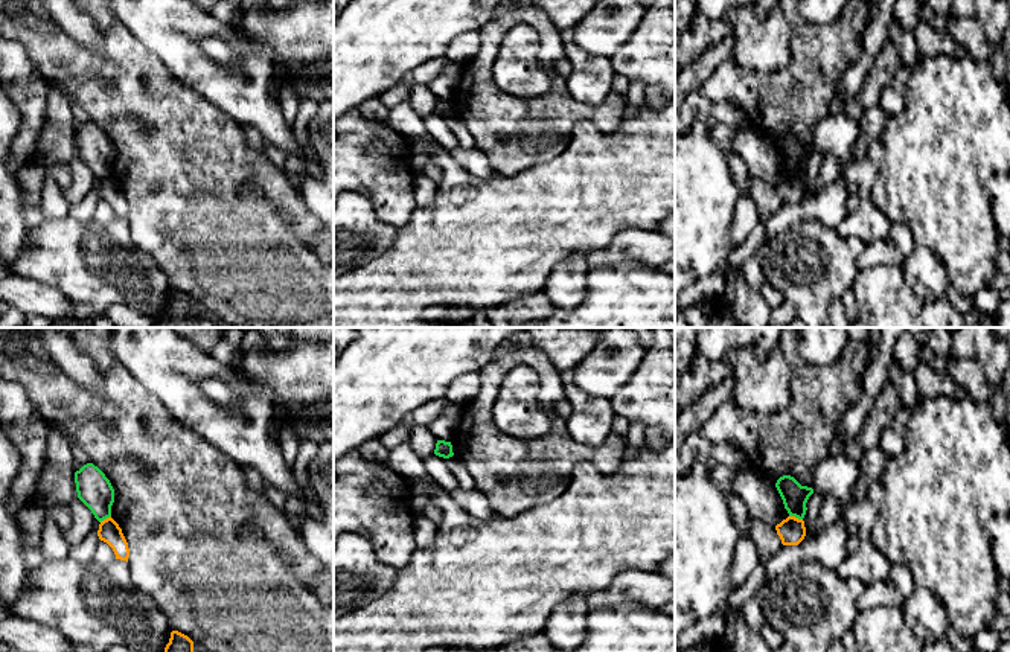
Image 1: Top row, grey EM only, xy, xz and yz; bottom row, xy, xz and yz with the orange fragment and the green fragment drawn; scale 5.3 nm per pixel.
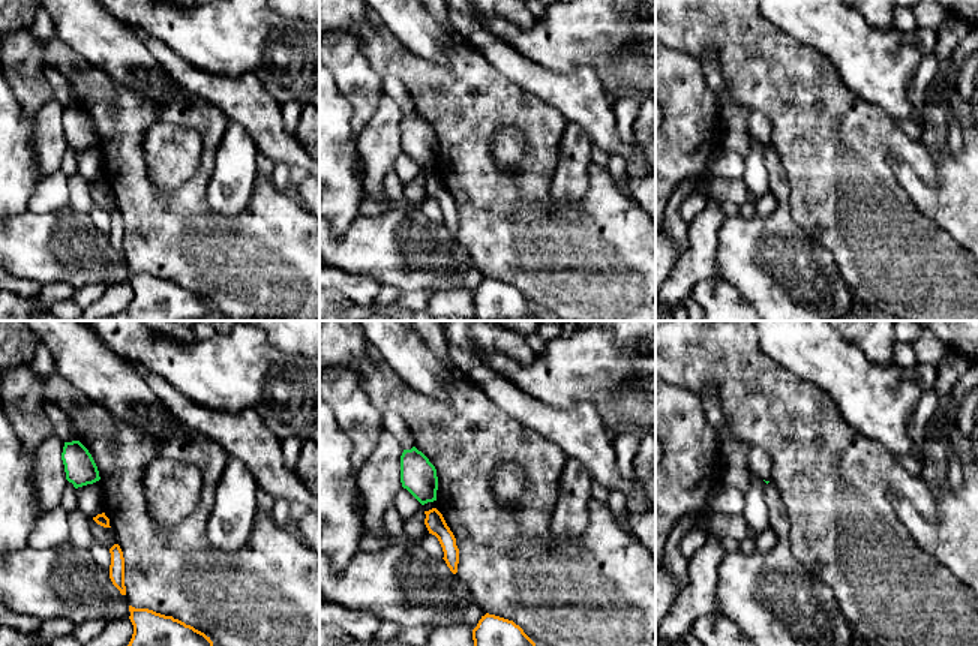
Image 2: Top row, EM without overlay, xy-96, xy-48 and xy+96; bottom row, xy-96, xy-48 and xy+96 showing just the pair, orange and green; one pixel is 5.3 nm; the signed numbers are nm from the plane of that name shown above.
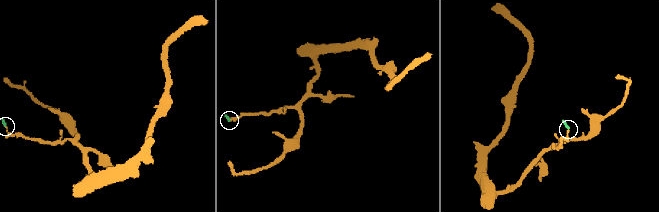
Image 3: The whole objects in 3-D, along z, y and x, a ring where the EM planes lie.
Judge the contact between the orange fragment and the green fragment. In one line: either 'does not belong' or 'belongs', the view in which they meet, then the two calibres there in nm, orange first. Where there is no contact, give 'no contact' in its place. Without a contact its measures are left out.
does not belong; contact in yz; calibres 140 and 140 nm

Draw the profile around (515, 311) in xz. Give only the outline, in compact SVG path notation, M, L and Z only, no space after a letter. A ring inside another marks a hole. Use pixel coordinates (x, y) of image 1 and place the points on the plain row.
M544 291L507 299L487 309L484 314L492 328L516 328L518 324L542 320L548 317L556 308Z

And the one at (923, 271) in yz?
M914 245L913 253L903 259L902 271L903 280L922 300L937 299L938 296L944 294L946 288L951 285L943 262L925 247Z

